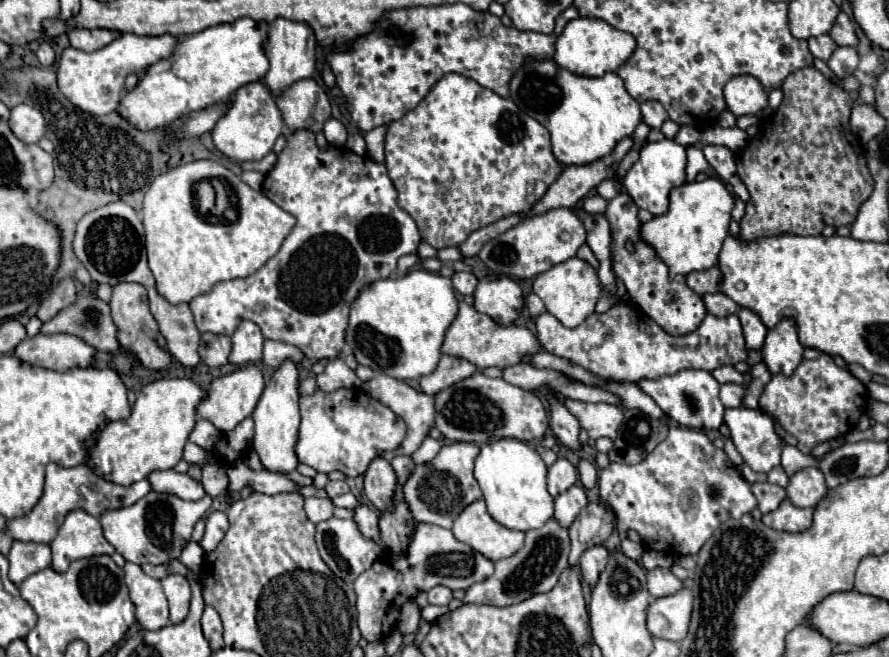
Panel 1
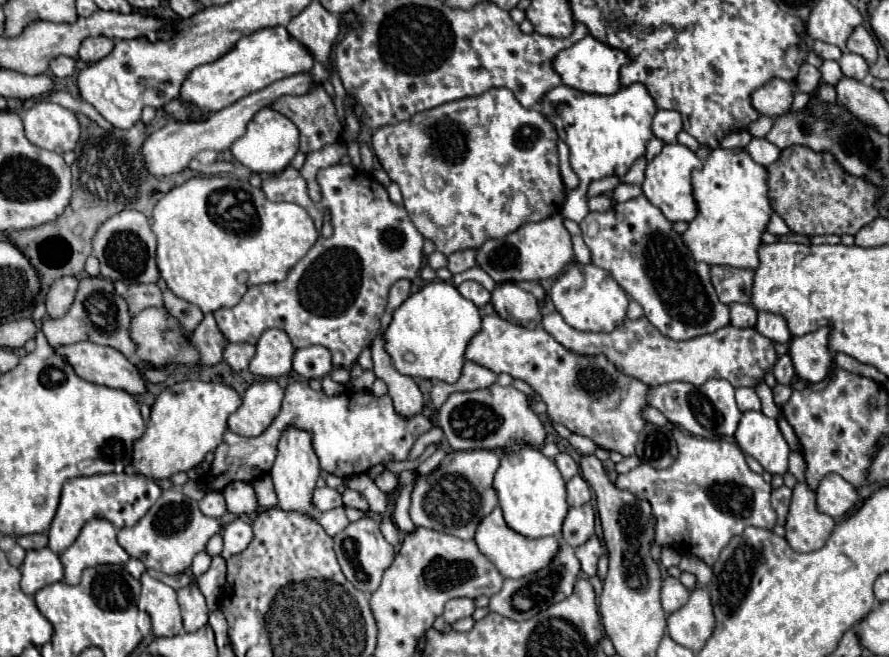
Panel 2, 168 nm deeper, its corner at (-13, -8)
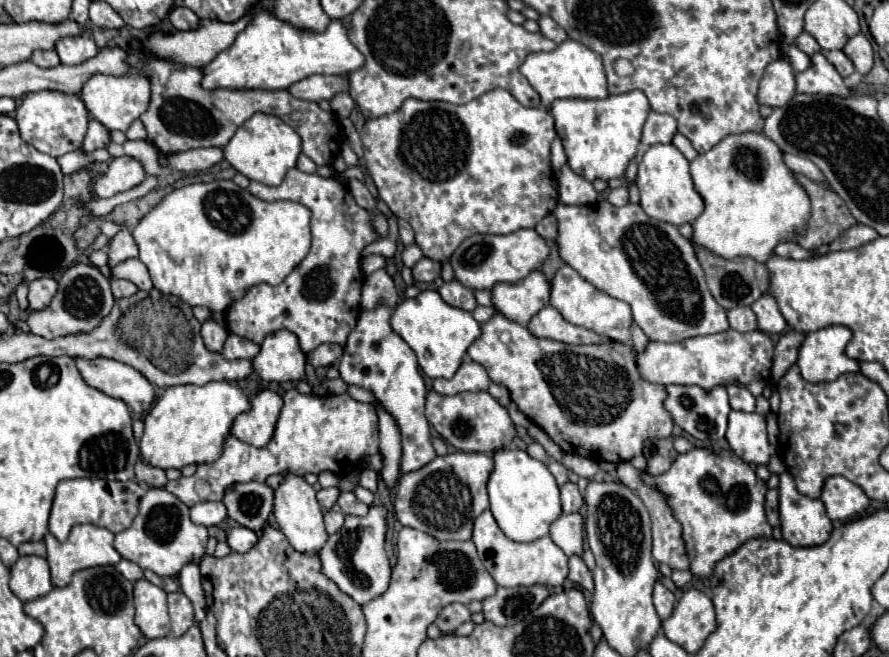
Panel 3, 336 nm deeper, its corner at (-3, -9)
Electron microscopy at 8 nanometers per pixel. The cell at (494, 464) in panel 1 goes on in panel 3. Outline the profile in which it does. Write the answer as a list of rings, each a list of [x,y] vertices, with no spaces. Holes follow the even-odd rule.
[[[498,450],[494,470],[488,480],[490,510],[500,530],[514,542],[534,542],[548,534],[550,524],[562,514],[560,492],[548,466],[532,458],[526,450]]]

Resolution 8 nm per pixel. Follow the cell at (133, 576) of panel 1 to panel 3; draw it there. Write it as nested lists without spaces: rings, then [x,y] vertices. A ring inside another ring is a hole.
[[[148,580],[134,582],[136,624],[146,638],[162,638],[170,634],[170,616],[166,608],[166,592]]]

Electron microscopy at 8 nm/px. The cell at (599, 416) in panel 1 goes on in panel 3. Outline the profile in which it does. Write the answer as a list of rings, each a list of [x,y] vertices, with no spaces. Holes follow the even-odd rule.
[[[494,314],[480,328],[482,334],[468,348],[468,356],[488,370],[492,382],[504,384],[510,390],[510,396],[518,404],[518,408],[534,424],[538,424],[564,452],[578,454],[596,462],[608,460],[618,464],[642,454],[642,442],[646,438],[668,438],[672,434],[672,418],[662,406],[666,398],[664,386],[640,378],[630,346],[622,342],[614,342],[612,346],[562,344],[556,340],[532,336],[526,326],[520,326],[504,318],[502,314]]]

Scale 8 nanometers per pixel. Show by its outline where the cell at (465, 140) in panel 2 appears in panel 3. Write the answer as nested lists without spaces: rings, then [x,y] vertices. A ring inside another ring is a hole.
[[[496,88],[486,92],[484,96],[456,106],[456,104],[448,104],[448,102],[422,102],[422,100],[414,100],[408,98],[400,110],[382,116],[382,118],[372,118],[366,120],[364,128],[362,128],[362,144],[364,144],[364,160],[366,160],[366,168],[378,188],[380,198],[388,204],[388,208],[402,220],[408,220],[410,226],[416,232],[416,244],[422,248],[426,258],[432,260],[450,260],[452,252],[468,238],[474,234],[510,234],[514,230],[520,228],[534,228],[546,214],[550,214],[556,204],[558,204],[558,184],[556,184],[556,176],[552,172],[550,166],[550,142],[556,138],[556,130],[554,130],[554,118],[550,116],[550,112],[546,108],[526,108],[522,106],[518,100],[514,100],[514,96],[508,90]]]

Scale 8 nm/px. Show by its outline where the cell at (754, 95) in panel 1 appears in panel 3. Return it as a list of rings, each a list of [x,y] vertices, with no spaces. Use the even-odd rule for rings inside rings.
[[[776,60],[768,64],[764,70],[764,78],[760,80],[760,90],[758,90],[758,104],[770,106],[770,108],[780,108],[788,104],[788,100],[796,94],[794,90],[794,70],[786,60]]]

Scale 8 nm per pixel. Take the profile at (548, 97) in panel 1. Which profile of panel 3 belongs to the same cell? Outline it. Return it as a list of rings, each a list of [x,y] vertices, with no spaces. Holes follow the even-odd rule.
[[[632,90],[602,100],[560,98],[550,106],[550,114],[556,120],[556,132],[562,138],[568,166],[586,180],[610,180],[624,174],[628,162],[636,156],[644,120],[650,112],[648,98],[640,90]]]

